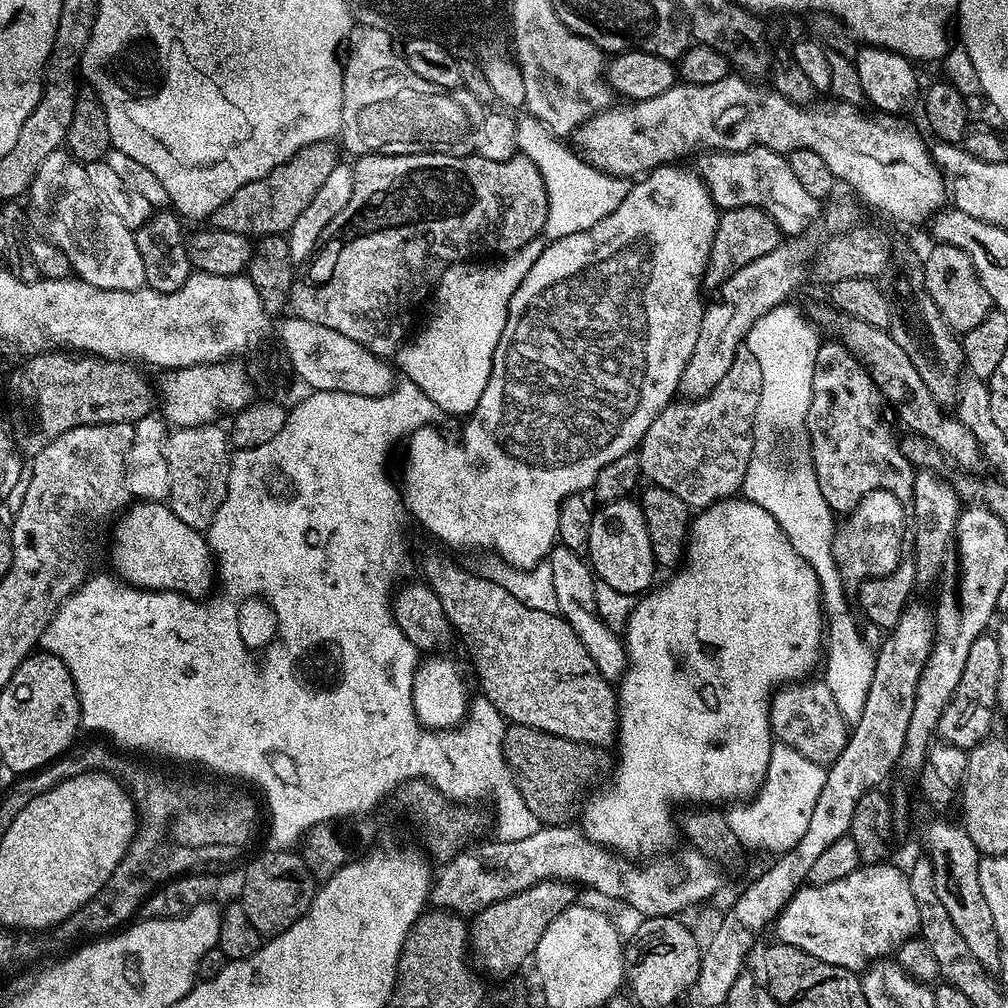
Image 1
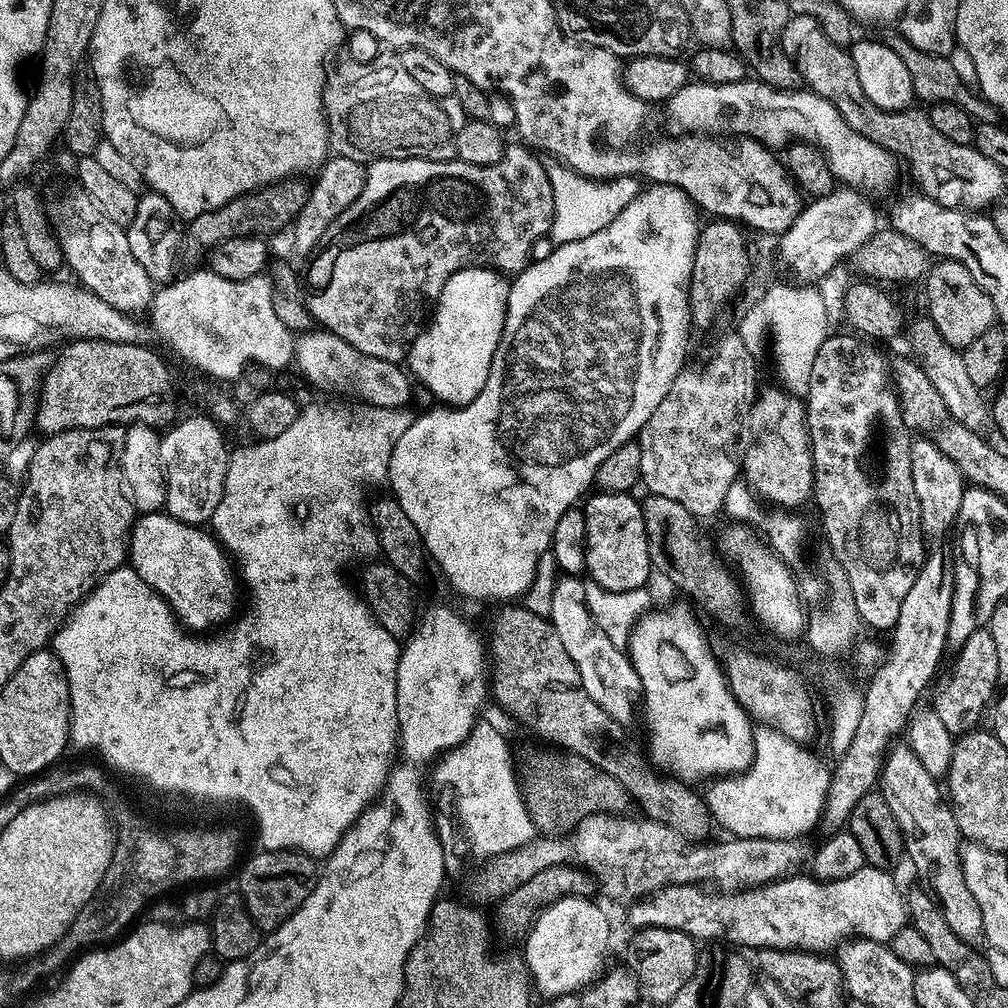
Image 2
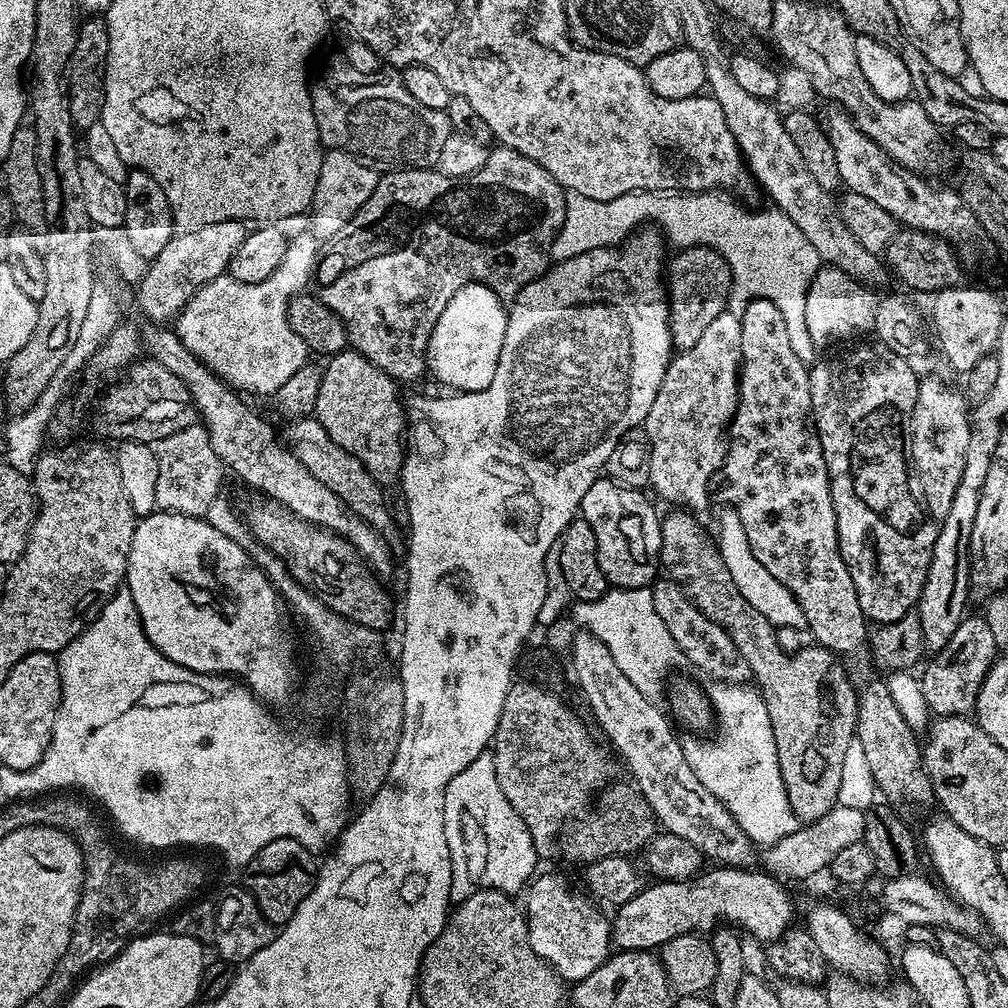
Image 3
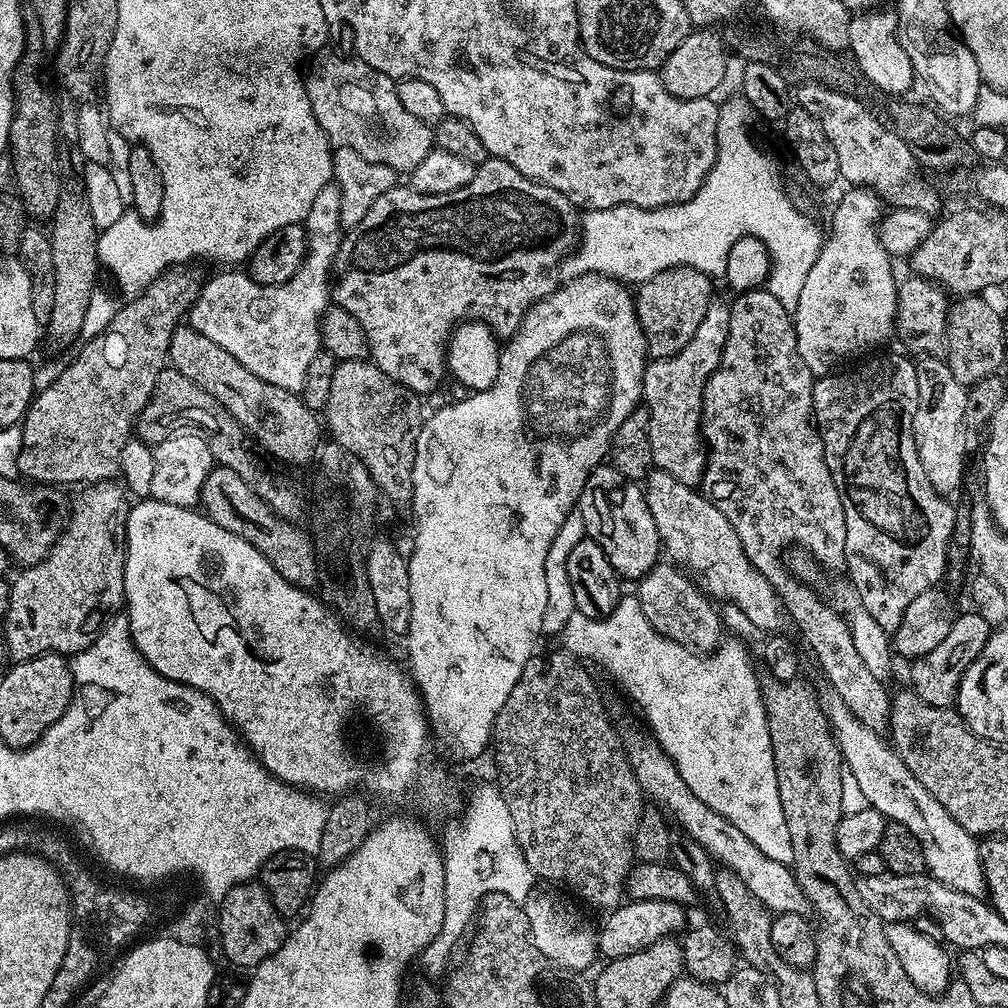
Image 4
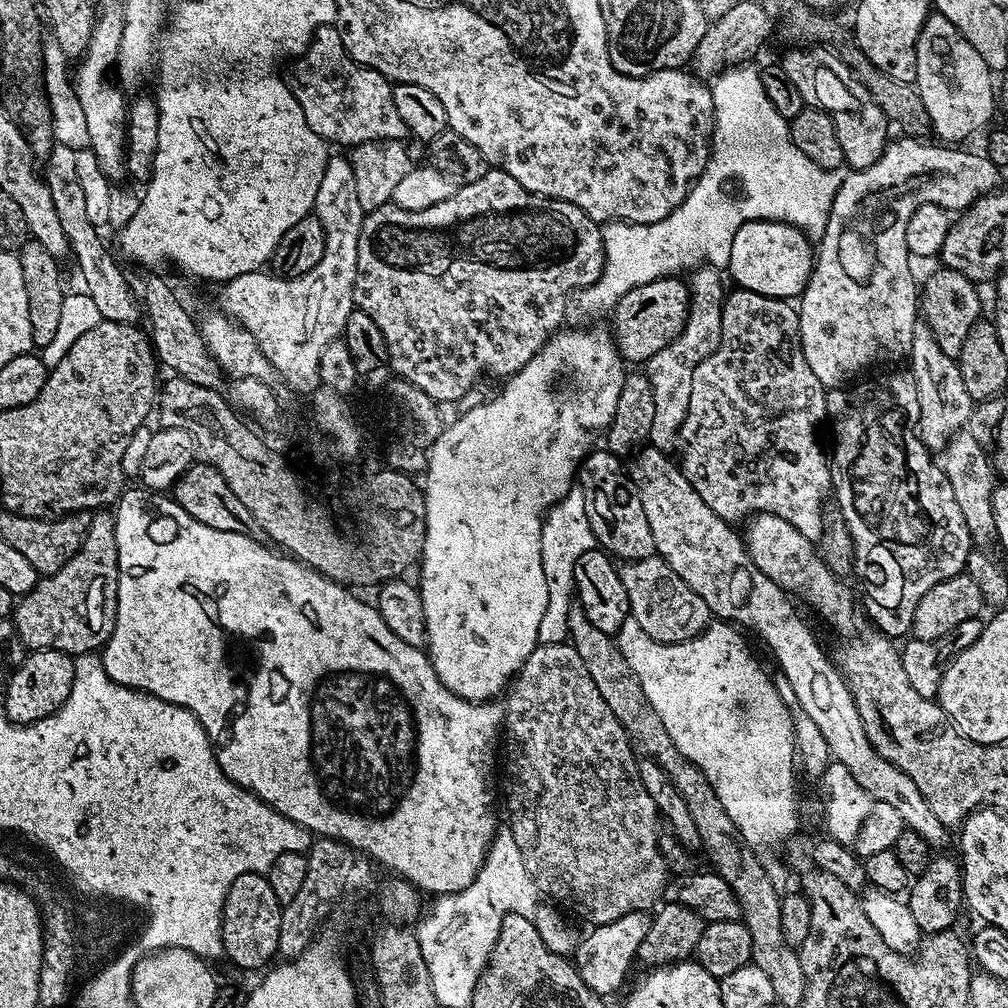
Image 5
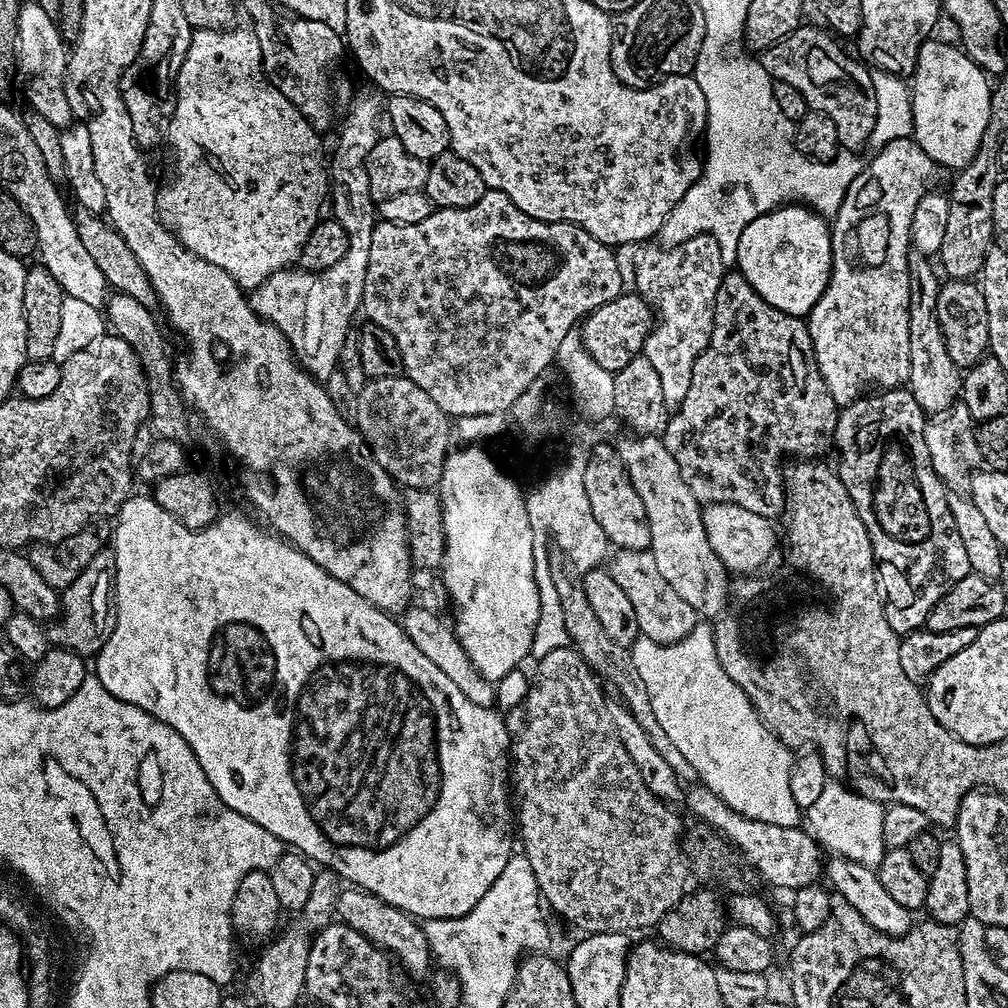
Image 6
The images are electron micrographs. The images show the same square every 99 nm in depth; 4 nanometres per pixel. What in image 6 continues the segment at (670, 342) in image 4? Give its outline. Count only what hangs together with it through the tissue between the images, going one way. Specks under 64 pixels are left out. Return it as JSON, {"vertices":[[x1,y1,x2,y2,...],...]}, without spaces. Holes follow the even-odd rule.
{"vertices":[[621,294,618,298,598,306,583,318,578,328,584,349,594,362,598,362,598,366,602,366,604,372,615,374,622,370,622,366,626,366,626,362,641,355,646,338,652,333,654,323,652,308,639,294,628,295]]}

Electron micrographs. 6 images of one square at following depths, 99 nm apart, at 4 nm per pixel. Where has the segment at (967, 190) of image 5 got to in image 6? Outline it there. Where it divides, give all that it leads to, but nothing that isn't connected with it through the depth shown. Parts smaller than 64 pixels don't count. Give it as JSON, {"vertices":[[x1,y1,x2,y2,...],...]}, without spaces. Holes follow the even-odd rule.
{"vertices":[[903,136,883,145,872,161,860,169,842,204,832,218,832,270,827,288,806,317,811,336,812,352,819,366,820,376,826,382,839,407,845,407,869,390,887,390,907,385,910,374,910,255,911,220,915,207,927,193,937,187,942,169,940,165,916,145,915,139]]}

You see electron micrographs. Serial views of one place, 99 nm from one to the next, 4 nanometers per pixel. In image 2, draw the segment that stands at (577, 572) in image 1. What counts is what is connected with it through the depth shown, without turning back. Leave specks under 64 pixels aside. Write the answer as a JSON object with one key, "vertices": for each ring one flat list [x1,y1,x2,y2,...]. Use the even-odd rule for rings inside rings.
{"vertices":[[565,575,564,580,555,581,552,597,556,599,556,619,552,621,558,638,562,638,562,646,566,646,566,654,578,666,578,674,582,678,582,686,610,718,619,724,628,726,636,716,636,703,641,703,642,689,636,667,631,662,629,653,623,648,614,646,608,634,600,629,593,609,584,605,583,579]]}

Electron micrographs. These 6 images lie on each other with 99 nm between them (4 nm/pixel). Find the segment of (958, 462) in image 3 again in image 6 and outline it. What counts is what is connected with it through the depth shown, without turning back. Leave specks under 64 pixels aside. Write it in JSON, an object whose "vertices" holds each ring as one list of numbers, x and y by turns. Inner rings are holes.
{"vertices":[[913,251,908,257,910,273,910,374,907,387,918,406,925,414,946,412,957,403,962,387,962,370,954,362,950,362,950,354,946,354,946,342,942,338,942,326,938,326,938,290,942,280,936,277,932,269,933,262,927,255]]}

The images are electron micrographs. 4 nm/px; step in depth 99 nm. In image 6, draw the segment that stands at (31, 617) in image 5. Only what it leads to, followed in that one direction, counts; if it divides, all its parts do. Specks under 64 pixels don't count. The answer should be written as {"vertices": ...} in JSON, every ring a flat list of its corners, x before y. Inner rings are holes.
{"vertices":[[101,550,94,554,94,558,90,562,90,566,86,566,86,570,82,570,82,574,78,574,78,578,74,578,74,582,70,582,68,588,63,589,60,597,60,610,62,615,58,622,53,623,47,629,49,641,53,645,69,648,72,652,77,652,79,656,85,658,95,657,96,653,102,650,102,646,106,642,106,638,110,638,112,633,112,621,114,619,114,581,116,578,116,557,111,551]]}

